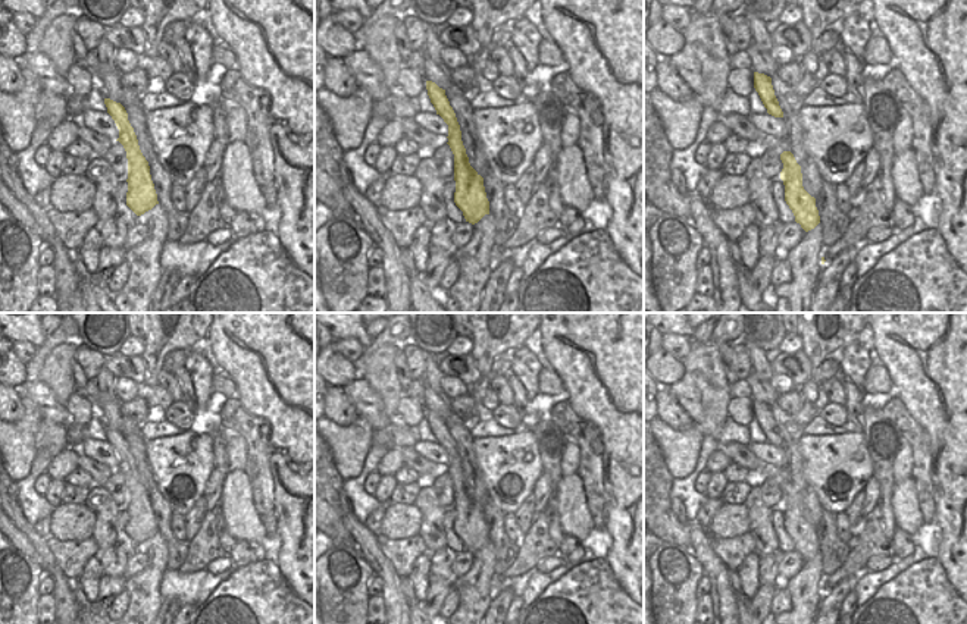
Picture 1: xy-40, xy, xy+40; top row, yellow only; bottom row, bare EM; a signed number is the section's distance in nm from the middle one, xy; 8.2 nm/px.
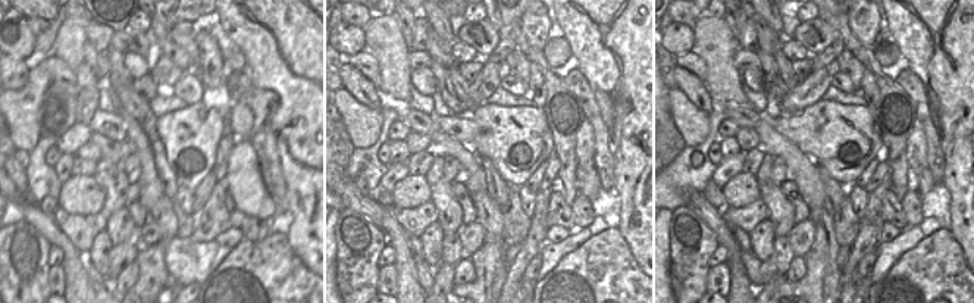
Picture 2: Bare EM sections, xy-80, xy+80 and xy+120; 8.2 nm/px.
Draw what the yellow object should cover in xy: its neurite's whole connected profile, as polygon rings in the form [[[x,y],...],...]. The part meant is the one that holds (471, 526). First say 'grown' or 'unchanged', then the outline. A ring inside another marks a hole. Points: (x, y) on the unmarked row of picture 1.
unchanged; [[[426,410],[428,424],[439,443],[448,454],[448,474],[454,483],[454,532],[463,540],[466,551],[475,554],[485,543],[489,543],[484,507],[470,495],[466,477],[461,470],[461,460],[456,442],[450,435],[445,418],[435,411]]]

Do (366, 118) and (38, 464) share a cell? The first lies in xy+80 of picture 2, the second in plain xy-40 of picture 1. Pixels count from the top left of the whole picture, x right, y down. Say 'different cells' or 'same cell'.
different cells

